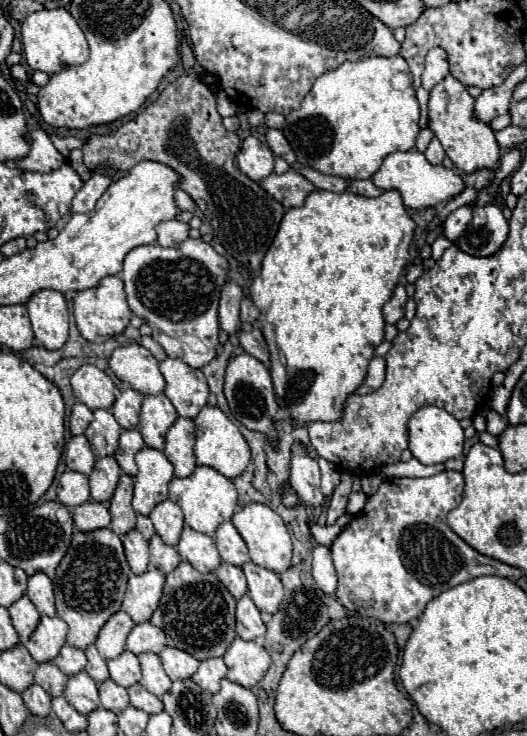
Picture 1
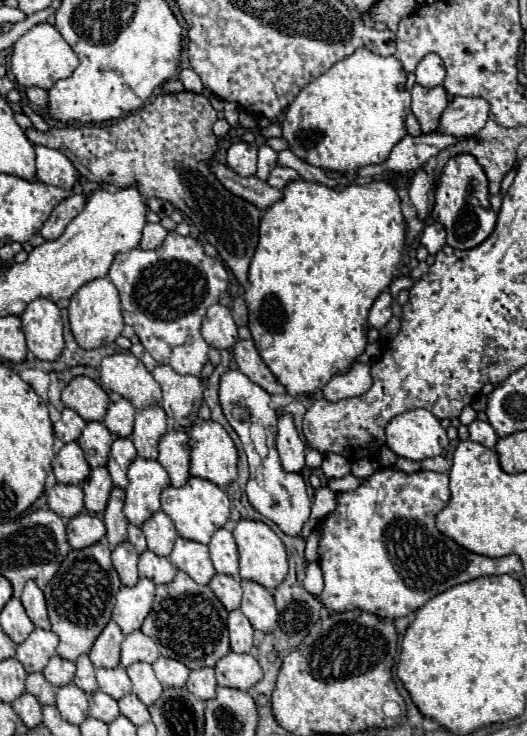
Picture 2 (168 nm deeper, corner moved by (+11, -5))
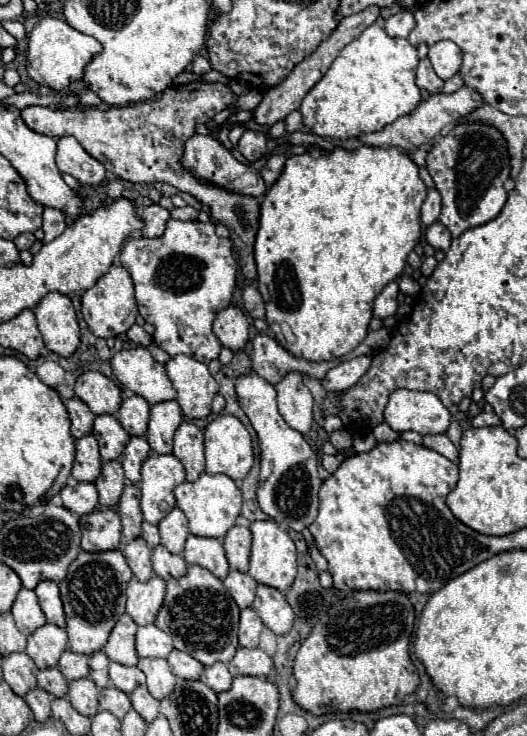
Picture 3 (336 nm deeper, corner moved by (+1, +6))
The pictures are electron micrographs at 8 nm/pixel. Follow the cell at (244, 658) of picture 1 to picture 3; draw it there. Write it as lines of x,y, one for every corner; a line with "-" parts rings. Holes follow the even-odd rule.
239,647
235,657
229,661
229,673
233,677
237,677
237,675
267,677
271,669
273,669
273,659
269,655
265,655
261,649

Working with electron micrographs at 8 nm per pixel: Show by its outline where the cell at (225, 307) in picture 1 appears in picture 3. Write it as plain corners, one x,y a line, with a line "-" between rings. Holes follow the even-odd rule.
227,307
215,317
213,333
223,347
229,347
231,351
241,351
245,349
249,339
249,323
239,307

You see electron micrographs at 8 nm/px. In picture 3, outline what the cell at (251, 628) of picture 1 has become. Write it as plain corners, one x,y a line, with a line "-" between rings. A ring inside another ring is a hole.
253,609
241,611
241,623
239,623
239,643
241,647
255,649
259,645
259,633
263,629
263,621
259,621
259,615

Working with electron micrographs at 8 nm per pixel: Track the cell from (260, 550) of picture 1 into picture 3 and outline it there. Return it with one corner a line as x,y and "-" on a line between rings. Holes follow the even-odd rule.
255,521
251,523
251,533
253,533
253,547
251,547
249,575
261,585
269,585
279,591
287,591
293,585
293,579
297,577
295,543
291,541
289,533
281,531
275,521

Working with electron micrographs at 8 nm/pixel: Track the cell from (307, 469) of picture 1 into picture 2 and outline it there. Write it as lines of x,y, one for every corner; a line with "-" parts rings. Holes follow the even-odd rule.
281,416
277,424
277,450
285,472
303,472
305,466
305,444
295,430
291,416

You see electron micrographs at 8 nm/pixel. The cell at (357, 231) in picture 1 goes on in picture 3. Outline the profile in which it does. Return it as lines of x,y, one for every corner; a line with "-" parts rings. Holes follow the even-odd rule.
309,145
305,153
301,155
289,155
285,161
285,167
281,171
281,177
267,189
263,201
261,201
261,215
259,215
259,231
255,239
255,263
259,273
259,291
265,299
265,311
267,311
267,323
271,331
275,333
275,339
295,357
303,357
307,361
333,361
341,355
351,353
367,335
369,321
373,317
373,301
381,293
381,289
395,281
407,263
407,255
413,251
415,243
421,237
421,203
427,197
427,185
419,177
419,167
413,163
413,159
403,153
399,147
369,147
359,145
355,149
343,149
335,147
333,151
323,151
315,145

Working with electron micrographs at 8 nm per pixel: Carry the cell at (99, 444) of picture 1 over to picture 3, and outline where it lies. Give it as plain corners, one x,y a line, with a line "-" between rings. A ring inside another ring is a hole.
99,415
95,419
93,435
99,441
103,461
119,459
125,445
127,445
127,441
129,441
127,431
119,425
119,421
113,415

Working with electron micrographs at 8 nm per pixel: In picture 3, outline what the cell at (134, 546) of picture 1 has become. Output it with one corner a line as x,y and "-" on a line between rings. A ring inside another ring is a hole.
137,537
133,541
129,541
121,553
125,555
133,575
139,579
139,581
149,581
151,575
153,575
153,569
151,569
151,549
147,547
147,543
143,541
143,537

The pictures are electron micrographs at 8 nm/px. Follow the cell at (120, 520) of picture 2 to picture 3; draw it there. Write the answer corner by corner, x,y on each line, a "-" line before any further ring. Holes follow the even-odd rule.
127,485
121,501
119,501
119,515
121,515
121,523
123,523
123,537
127,541
135,539
141,535
141,523
143,523
143,513
139,507
139,485

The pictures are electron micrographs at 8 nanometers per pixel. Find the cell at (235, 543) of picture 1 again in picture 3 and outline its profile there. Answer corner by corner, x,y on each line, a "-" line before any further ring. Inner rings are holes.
235,525
227,531
225,539
225,553
231,569
237,569
241,573
247,573
249,569
249,551
251,551
251,531
249,527

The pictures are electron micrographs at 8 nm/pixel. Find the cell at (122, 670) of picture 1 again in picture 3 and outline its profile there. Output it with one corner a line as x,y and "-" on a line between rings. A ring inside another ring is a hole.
111,663
109,681
111,681
113,687
121,689
127,695
131,695
135,687
145,685
145,677
137,667
127,667
127,665
121,665
121,663

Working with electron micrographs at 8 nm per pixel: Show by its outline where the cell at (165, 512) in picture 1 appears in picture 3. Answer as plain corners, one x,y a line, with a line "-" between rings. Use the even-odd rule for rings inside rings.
173,509
161,523
159,523
159,533
161,533
161,543
171,551
171,553
181,553
185,547
185,541
189,537
189,527
187,527
187,517
181,509

